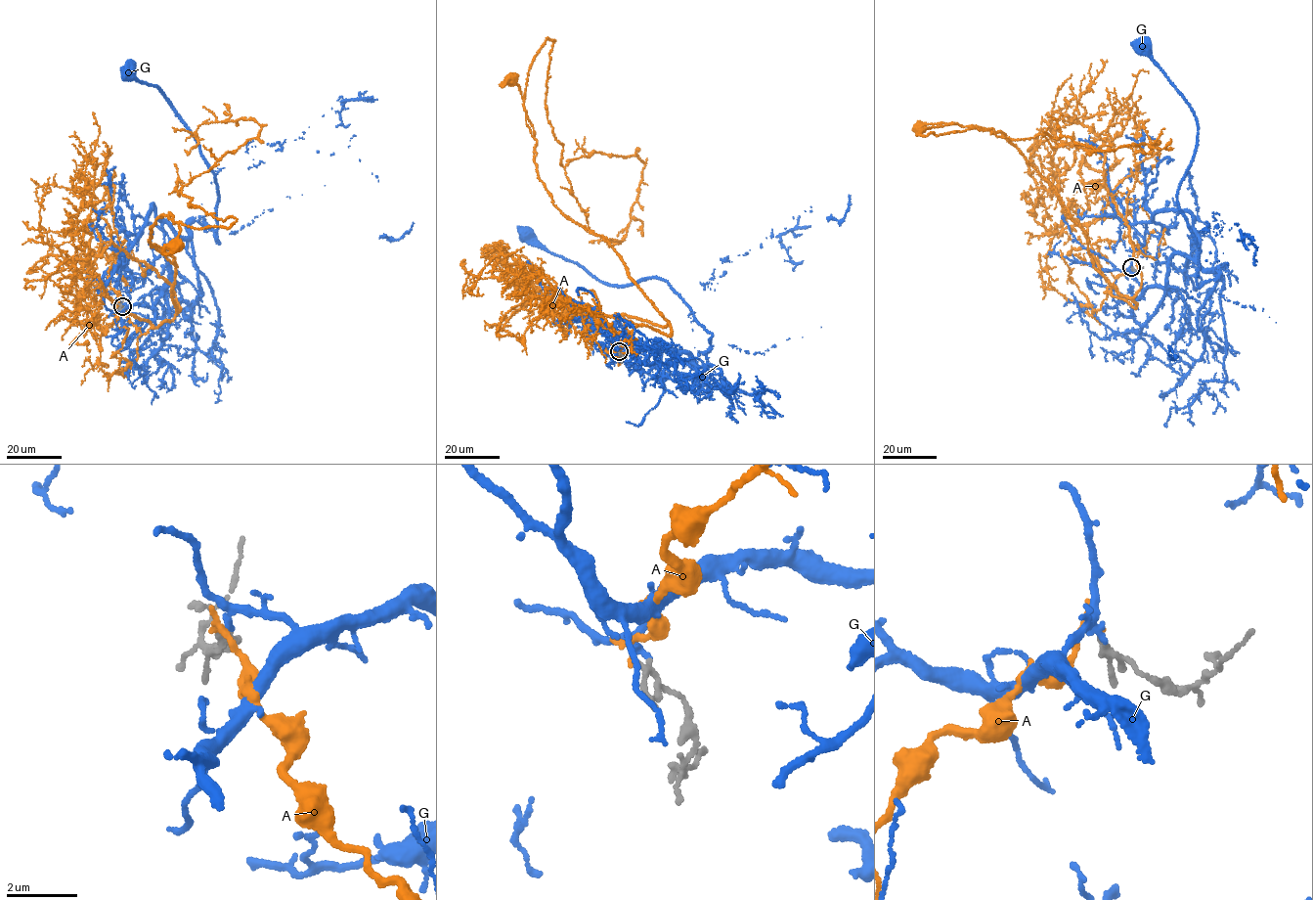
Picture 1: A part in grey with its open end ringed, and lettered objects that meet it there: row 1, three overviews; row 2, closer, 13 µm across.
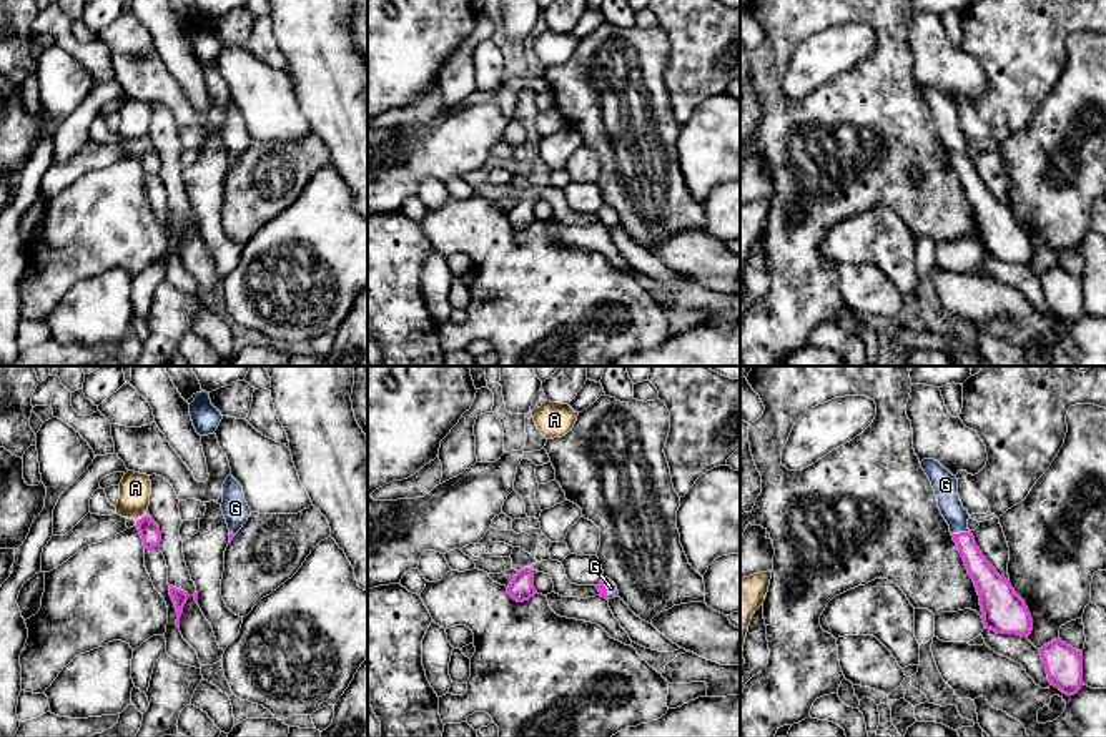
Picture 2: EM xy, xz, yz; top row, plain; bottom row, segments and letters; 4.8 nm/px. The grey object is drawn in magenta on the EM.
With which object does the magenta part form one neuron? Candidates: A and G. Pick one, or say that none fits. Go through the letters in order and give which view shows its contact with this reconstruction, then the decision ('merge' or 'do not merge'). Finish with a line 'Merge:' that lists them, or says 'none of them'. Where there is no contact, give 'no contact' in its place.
A: contact in xy; do not merge
G: contact in yz; merge
Merge: G

